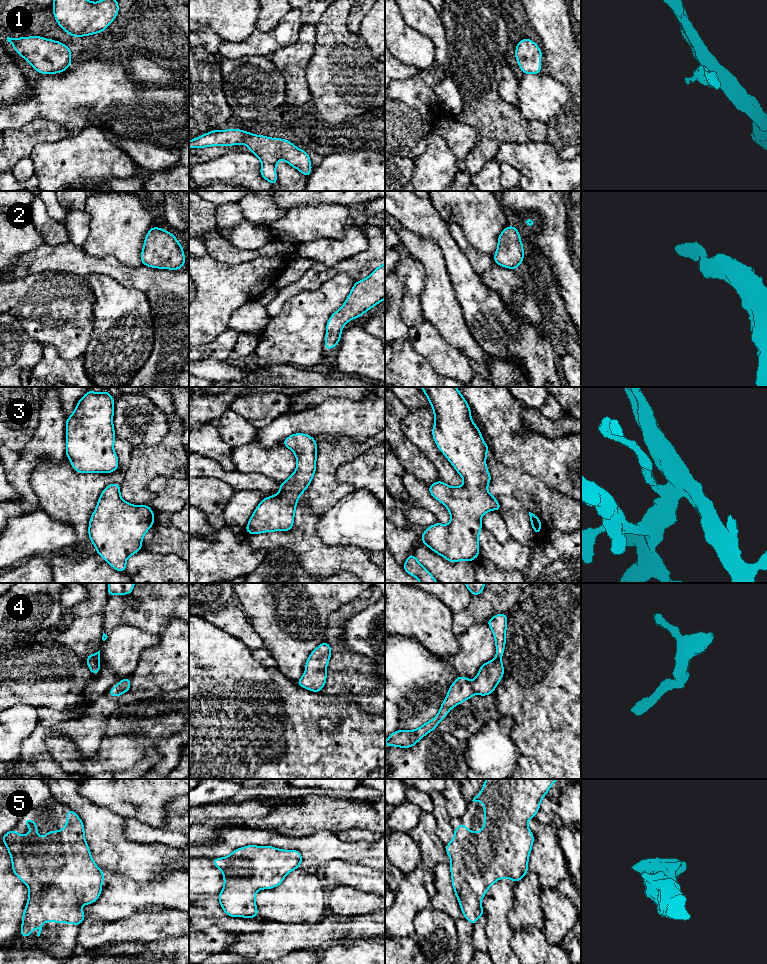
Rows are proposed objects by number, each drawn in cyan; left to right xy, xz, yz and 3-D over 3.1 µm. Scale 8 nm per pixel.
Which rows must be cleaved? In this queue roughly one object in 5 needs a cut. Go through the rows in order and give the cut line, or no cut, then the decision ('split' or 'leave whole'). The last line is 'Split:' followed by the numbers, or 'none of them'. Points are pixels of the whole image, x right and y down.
1: no cut; leave whole
2: no cut; leave whole
3: no cut; leave whole
4: no cut; leave whole
5: no cut; leave whole
Split: none of them

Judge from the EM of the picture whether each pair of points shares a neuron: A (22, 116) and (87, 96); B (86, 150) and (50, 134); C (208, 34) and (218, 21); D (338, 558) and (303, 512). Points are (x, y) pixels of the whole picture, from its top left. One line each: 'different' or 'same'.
A: same
B: different
C: different
D: same

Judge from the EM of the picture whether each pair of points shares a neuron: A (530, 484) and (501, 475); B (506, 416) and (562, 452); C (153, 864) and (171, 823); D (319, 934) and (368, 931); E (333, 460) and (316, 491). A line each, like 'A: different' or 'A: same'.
A: same
B: same
C: different
D: same
E: same

